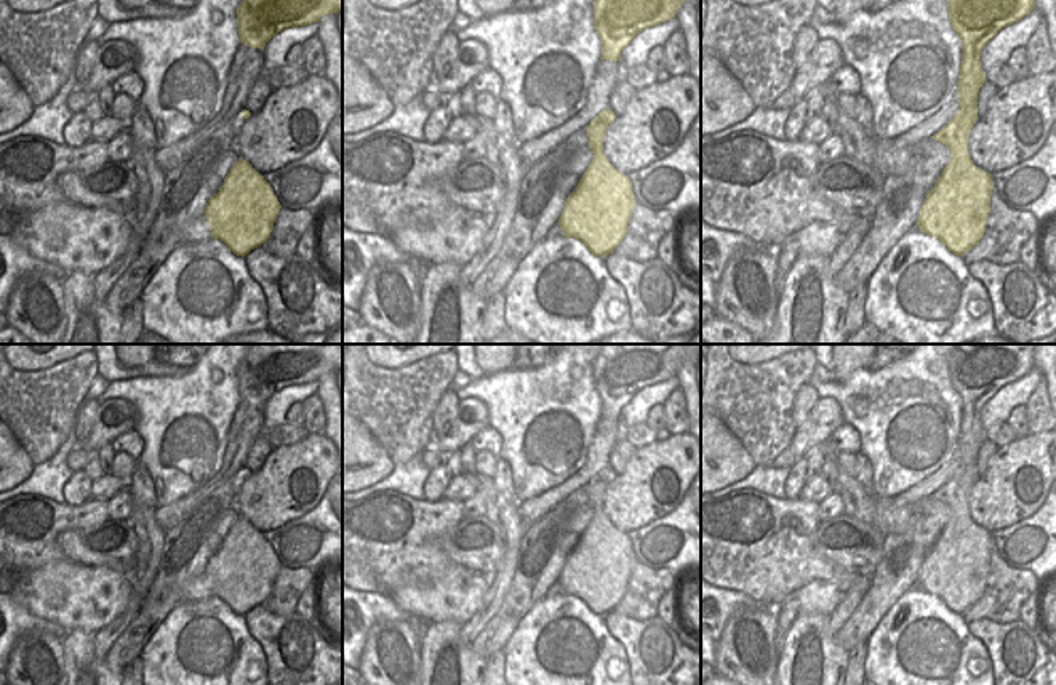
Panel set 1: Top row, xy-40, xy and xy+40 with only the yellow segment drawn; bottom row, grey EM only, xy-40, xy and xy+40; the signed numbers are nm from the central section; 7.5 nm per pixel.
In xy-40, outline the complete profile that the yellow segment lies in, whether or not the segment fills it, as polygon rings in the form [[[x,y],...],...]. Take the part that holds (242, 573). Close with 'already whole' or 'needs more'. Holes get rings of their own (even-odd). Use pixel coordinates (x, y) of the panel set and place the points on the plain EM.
[[[240,515],[219,551],[210,555],[205,576],[210,579],[211,597],[219,597],[243,616],[270,595],[280,567],[264,535]]]; already whole

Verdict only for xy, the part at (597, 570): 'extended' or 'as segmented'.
as segmented

